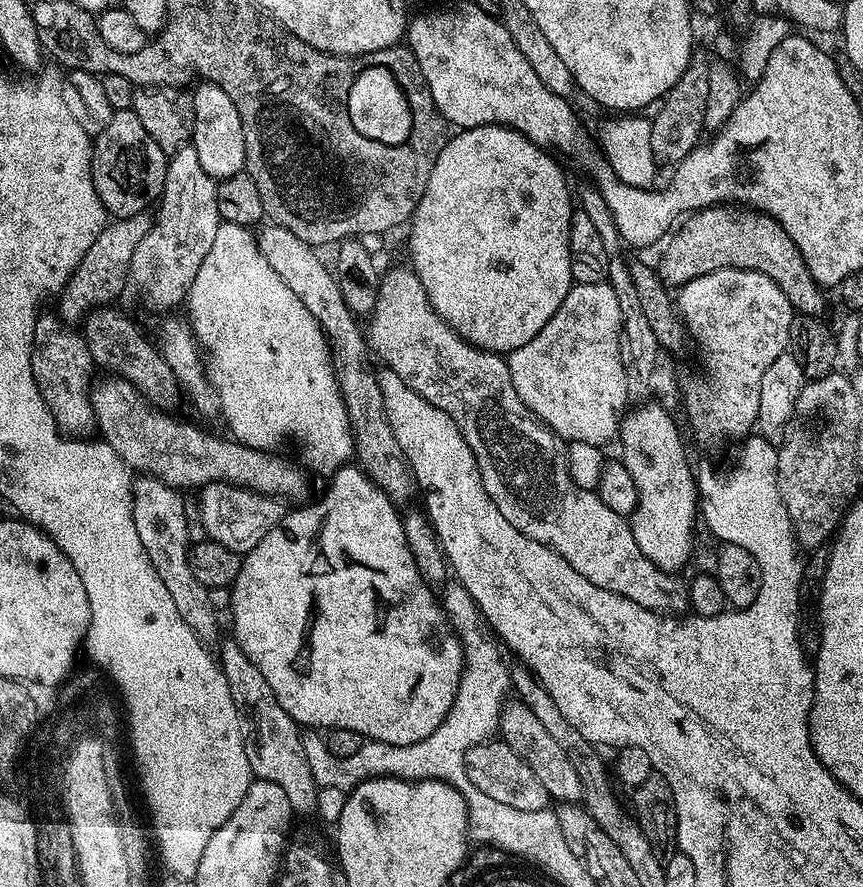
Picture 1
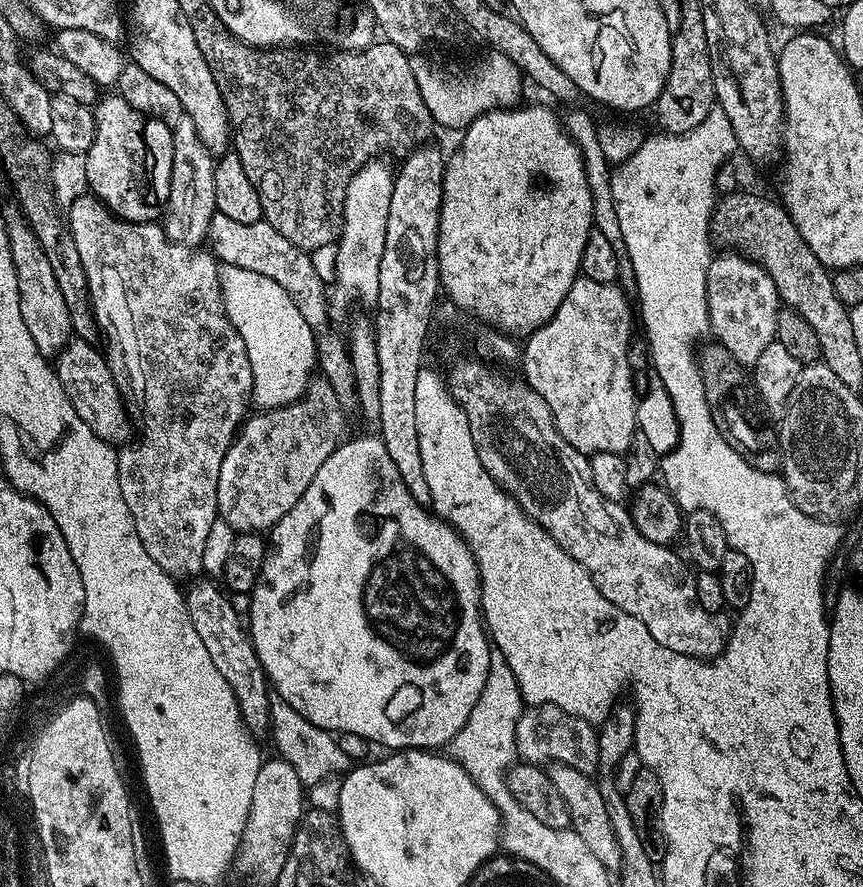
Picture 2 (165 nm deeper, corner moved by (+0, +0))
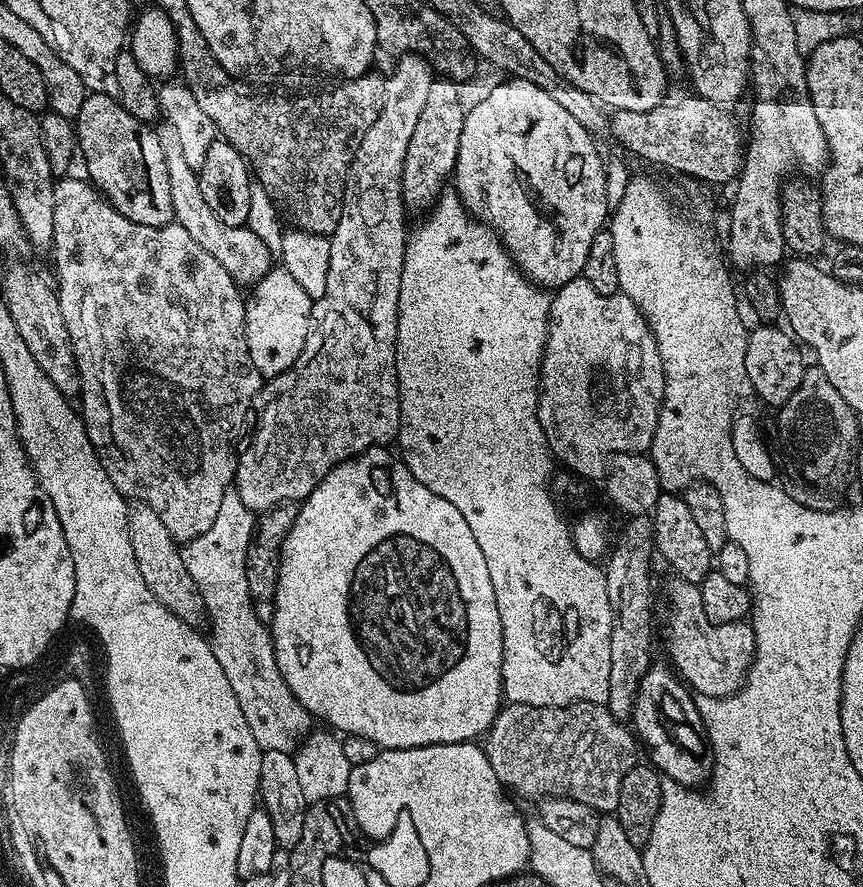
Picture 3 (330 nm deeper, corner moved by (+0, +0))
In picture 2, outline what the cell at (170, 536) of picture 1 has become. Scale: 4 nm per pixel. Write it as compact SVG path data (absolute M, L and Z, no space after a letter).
M85 194L72 201L66 212L68 229L72 232L74 246L78 246L78 255L82 258L82 266L86 270L86 282L88 283L88 300L92 304L92 316L96 320L97 329L102 333L102 340L108 343L106 347L106 359L112 367L113 373L128 372L128 385L122 388L122 395L129 405L136 407L140 415L138 420L138 432L144 437L140 440L140 448L124 446L118 452L118 486L122 486L122 498L126 498L126 506L134 518L134 526L142 546L146 546L146 554L162 566L173 578L188 576L196 578L204 572L202 566L202 550L206 550L206 538L210 534L210 526L218 518L216 507L218 506L218 470L222 470L222 458L228 451L233 440L238 435L238 429L245 419L244 400L252 395L252 371L250 370L250 358L246 354L246 346L234 330L230 322L228 312L224 309L224 291L220 285L220 264L211 251L201 250L196 246L179 244L174 242L164 233L159 223L149 222L139 224L130 222L115 216L98 197Z

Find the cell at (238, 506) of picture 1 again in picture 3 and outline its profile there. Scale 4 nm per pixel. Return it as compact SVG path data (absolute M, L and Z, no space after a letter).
M409 54L401 56L395 61L392 77L385 79L386 98L382 102L382 110L378 118L374 118L374 126L366 130L366 138L362 138L362 146L358 146L358 154L354 154L354 162L348 171L348 179L344 181L344 205L342 218L338 218L338 226L330 237L330 274L326 274L326 294L318 298L312 305L312 324L306 334L306 346L302 346L302 354L294 362L294 366L287 368L282 374L265 379L260 386L260 393L252 400L251 411L256 416L256 425L252 428L252 437L243 445L236 462L236 479L234 491L246 502L252 513L269 512L280 504L302 502L330 474L334 466L338 466L349 456L356 456L367 448L388 446L400 435L400 387L396 373L396 331L398 330L398 302L400 301L400 283L404 269L404 246L406 243L406 227L404 228L404 212L406 205L402 194L402 170L406 162L406 146L410 146L410 137L414 135L414 126L418 122L418 114L422 114L430 82L434 79L431 64L422 56Z

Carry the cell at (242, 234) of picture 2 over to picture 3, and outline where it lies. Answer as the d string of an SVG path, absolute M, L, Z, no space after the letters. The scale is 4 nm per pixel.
M164 122L159 125L158 131L162 142L162 154L166 158L166 172L170 174L170 202L175 223L180 224L182 230L188 231L190 238L194 238L194 242L198 242L198 246L202 246L206 254L211 254L222 265L222 270L230 274L236 285L255 286L274 264L266 242L262 242L262 238L258 238L258 234L254 234L247 226L226 226L226 222L214 218L214 210L210 210L210 206L206 206L202 198L202 186L197 169L192 168L190 162L186 162L182 155L182 145L178 142L174 126Z

